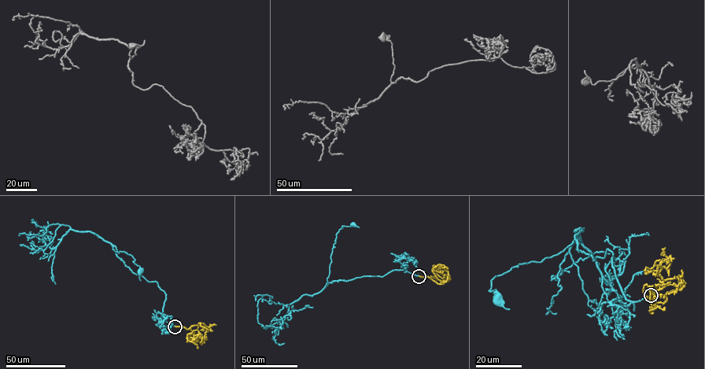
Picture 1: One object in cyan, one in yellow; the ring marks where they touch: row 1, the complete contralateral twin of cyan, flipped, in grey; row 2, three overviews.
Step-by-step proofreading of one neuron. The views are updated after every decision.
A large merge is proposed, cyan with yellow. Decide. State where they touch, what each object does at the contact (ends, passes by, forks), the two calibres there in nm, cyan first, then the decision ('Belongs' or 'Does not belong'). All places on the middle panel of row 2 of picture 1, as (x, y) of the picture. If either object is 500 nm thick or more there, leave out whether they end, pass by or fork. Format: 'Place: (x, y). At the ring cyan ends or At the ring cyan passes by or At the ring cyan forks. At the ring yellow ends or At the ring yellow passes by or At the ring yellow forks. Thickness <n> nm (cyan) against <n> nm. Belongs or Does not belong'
Place: (418, 276). At the ring cyan ends. At the ring yellow ends. Thickness 320 nm (cyan) against 360 nm. Belongs

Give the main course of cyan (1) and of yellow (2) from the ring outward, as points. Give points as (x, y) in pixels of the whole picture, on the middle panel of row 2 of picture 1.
1: (418, 276), (405, 270), (393, 270), (382, 276), (334, 281), (325, 287), (337, 233), (341, 226), (352, 224)
2: (418, 276), (430, 278), (441, 284), (432, 267), (440, 265)

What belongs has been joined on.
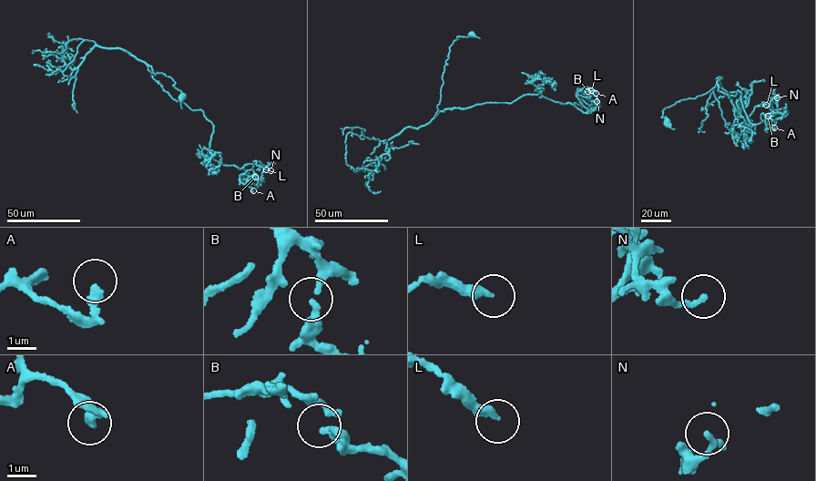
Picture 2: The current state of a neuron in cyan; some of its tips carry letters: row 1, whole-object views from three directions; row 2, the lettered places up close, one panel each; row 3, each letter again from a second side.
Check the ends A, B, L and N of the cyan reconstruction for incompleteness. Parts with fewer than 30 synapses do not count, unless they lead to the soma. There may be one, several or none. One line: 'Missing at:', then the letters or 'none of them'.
Missing at: none of them

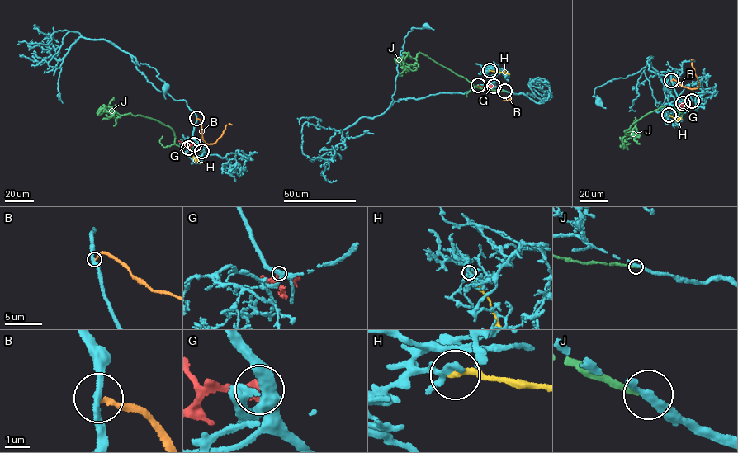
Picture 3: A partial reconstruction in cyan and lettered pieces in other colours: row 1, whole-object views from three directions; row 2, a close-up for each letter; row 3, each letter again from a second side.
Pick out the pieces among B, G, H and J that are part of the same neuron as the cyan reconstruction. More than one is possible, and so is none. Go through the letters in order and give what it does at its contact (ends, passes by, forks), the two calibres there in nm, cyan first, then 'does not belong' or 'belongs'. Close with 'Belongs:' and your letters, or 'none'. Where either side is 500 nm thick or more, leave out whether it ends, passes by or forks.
B: it ends; calibres 300 and 160 nm; does not belong
G: it ends; calibres 380 and 380 nm; does not belong
H: it ends; calibres 240 and 300 nm; does not belong
J: it ends; calibres 240 and 160 nm; does not belong
Belongs: none

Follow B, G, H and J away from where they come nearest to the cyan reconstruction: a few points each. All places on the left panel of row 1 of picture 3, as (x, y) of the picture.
B: (196, 118), (201, 121), (203, 140), (209, 143), (215, 142), (226, 125), (232, 125)
G: (194, 145), (187, 146), (180, 140)
H: (188, 148), (200, 162)
J: (201, 151), (175, 144), (172, 130), (158, 120), (130, 113), (120, 117), (109, 106), (100, 110)

